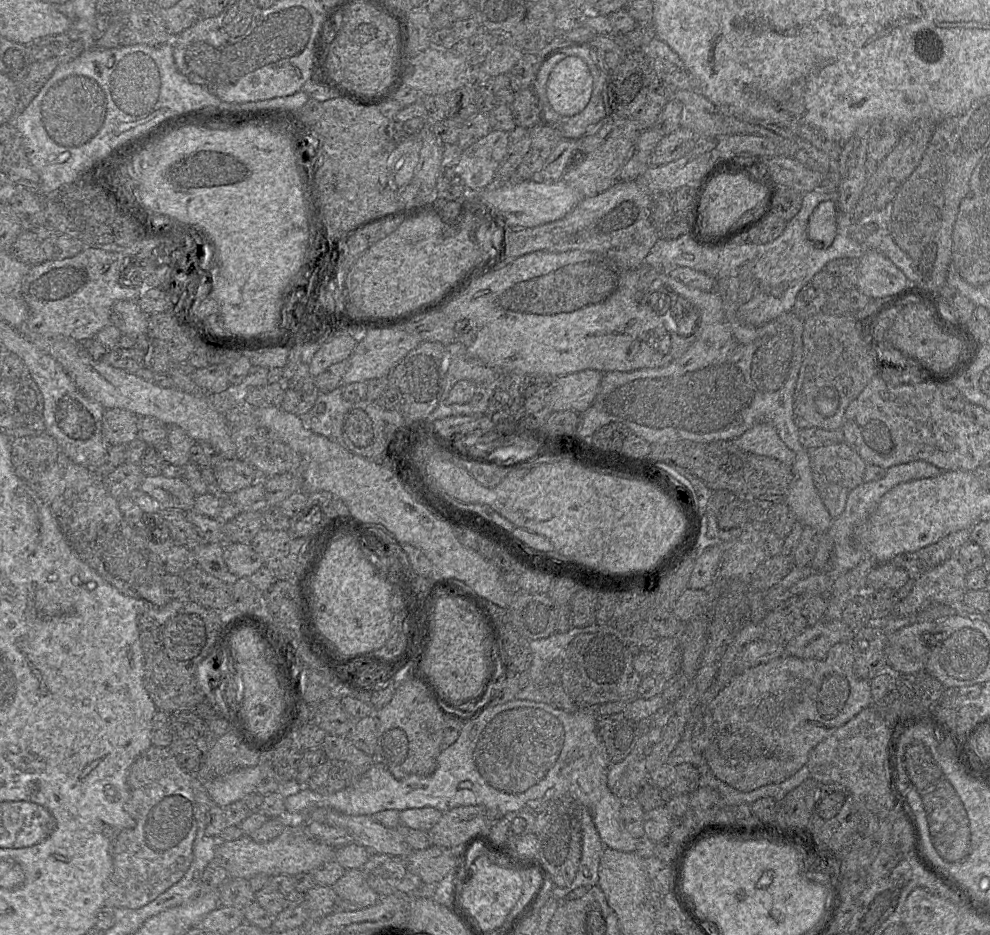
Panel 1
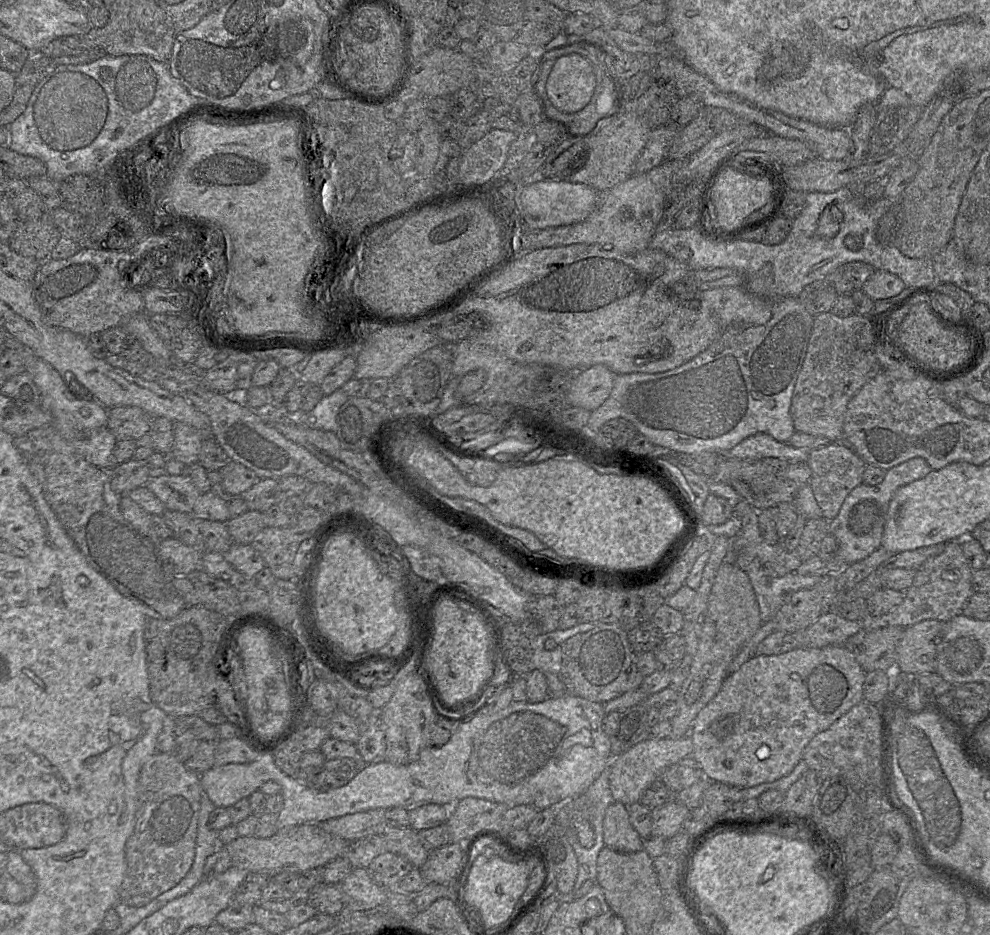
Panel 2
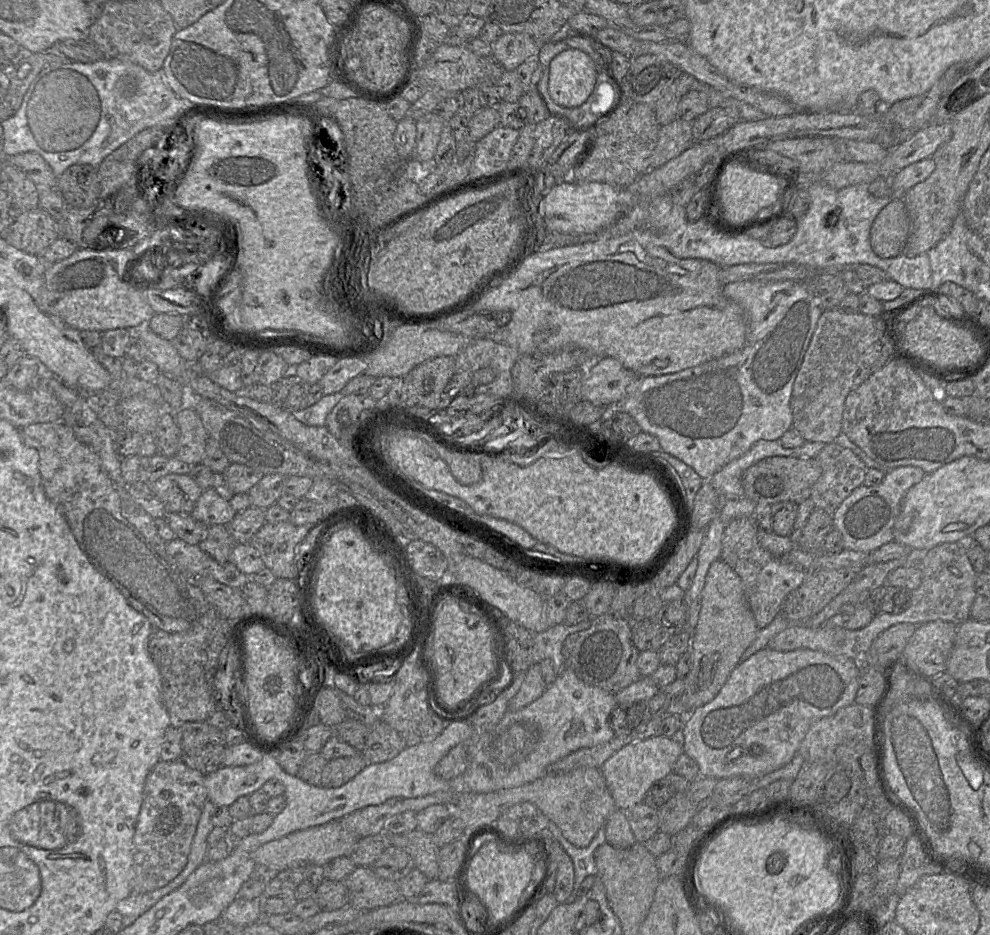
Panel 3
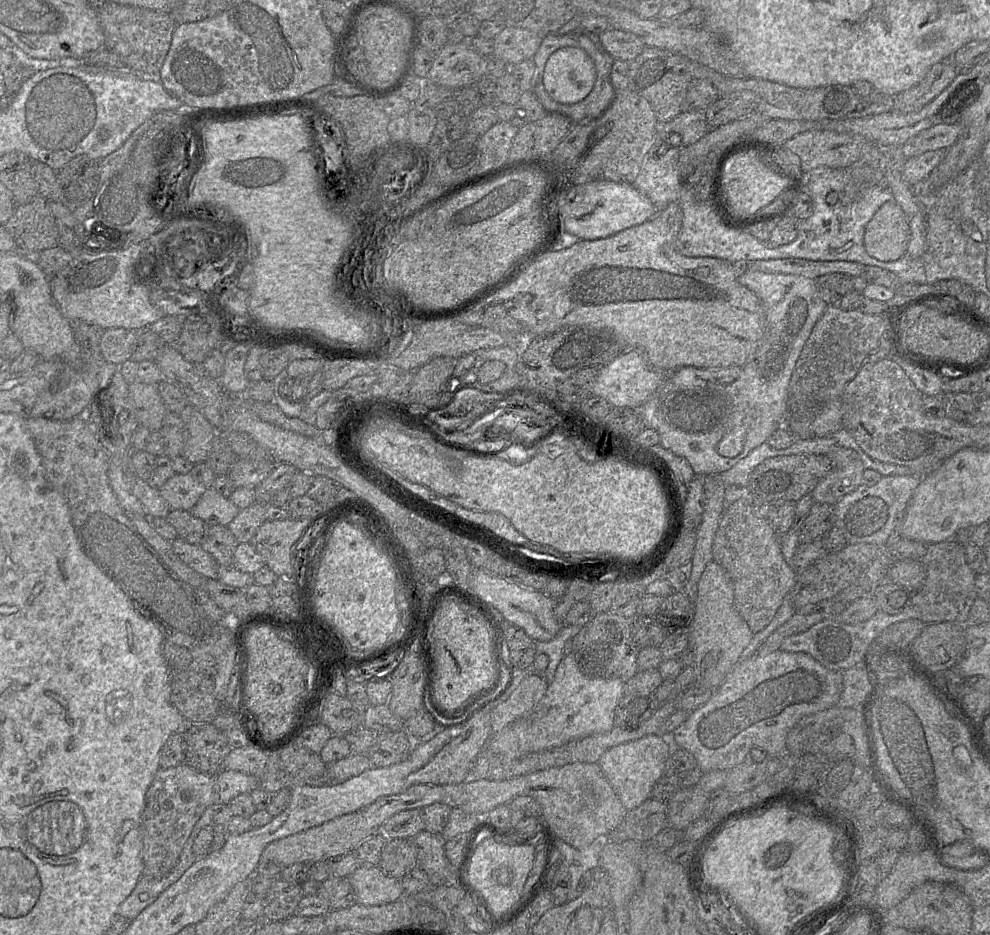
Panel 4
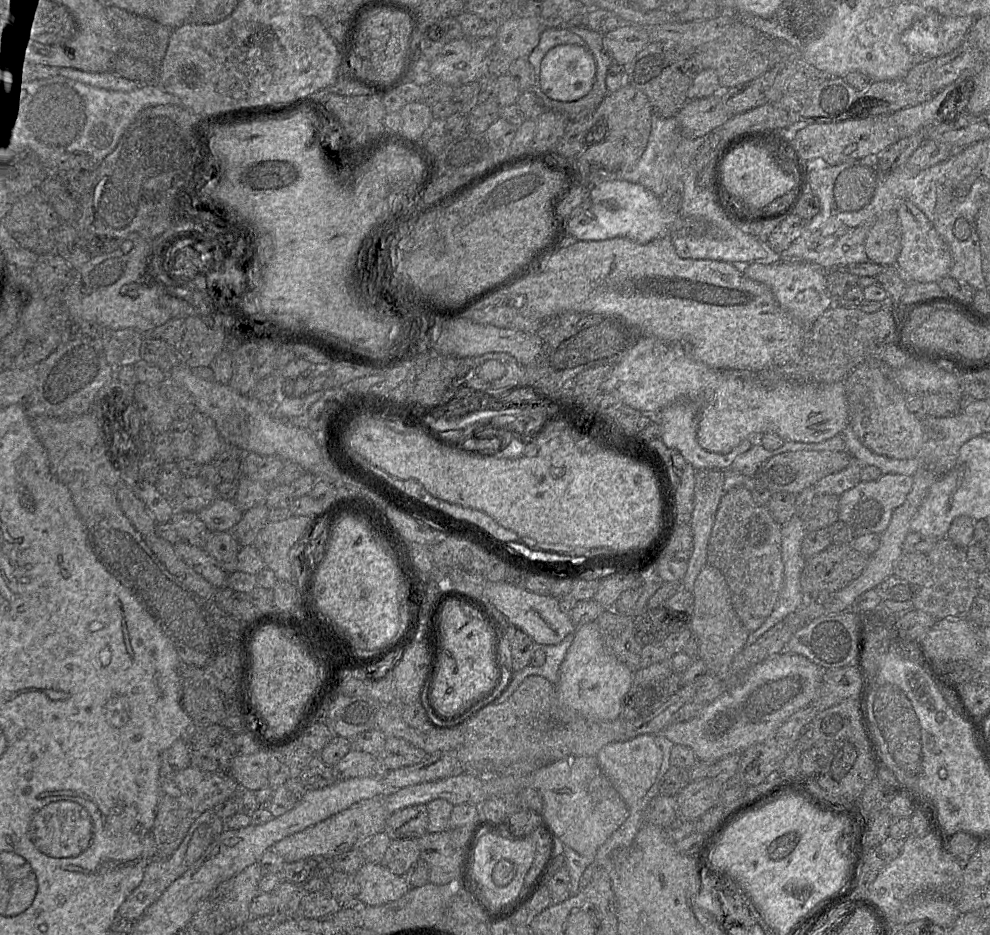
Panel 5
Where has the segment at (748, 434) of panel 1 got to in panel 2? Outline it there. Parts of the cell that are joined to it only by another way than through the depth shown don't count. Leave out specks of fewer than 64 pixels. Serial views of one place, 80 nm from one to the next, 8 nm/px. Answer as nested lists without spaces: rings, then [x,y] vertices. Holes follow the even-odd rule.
[[[756,433],[749,436],[727,452],[726,457],[742,460],[757,460],[761,458],[780,458],[789,461],[806,461],[812,450],[796,448],[788,443],[780,442],[766,433]]]

